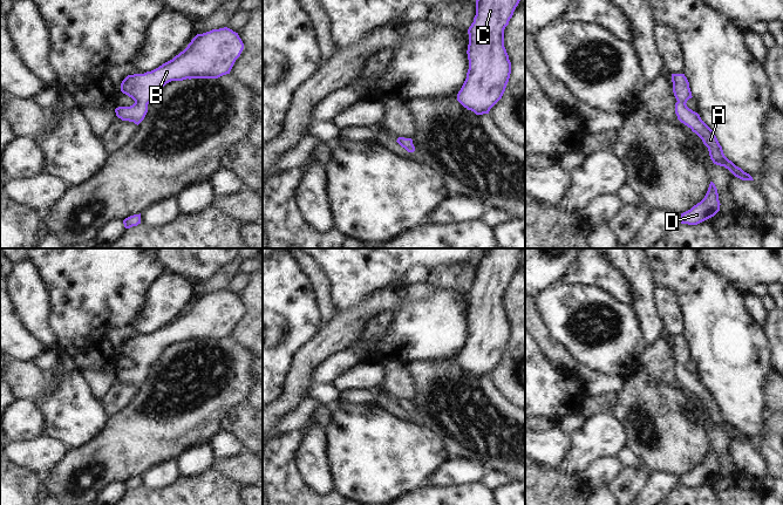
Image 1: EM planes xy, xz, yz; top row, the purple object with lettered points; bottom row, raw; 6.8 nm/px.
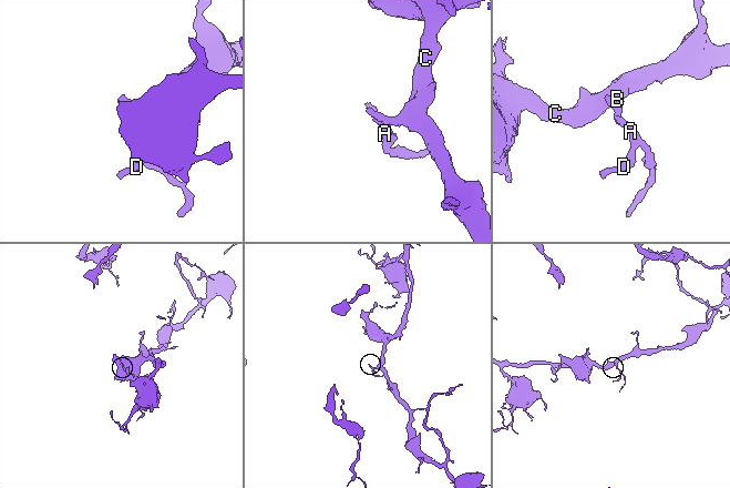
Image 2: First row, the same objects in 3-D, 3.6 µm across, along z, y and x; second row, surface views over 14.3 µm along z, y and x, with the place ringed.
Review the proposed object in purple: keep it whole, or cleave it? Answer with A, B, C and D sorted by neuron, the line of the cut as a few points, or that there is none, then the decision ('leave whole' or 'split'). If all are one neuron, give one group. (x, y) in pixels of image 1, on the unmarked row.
A B C D; no cut; leave whole

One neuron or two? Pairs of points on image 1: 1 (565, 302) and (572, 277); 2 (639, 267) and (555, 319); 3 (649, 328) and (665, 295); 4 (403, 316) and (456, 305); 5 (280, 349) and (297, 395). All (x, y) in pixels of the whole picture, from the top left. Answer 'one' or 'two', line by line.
1: two
2: two
3: two
4: one
5: two

